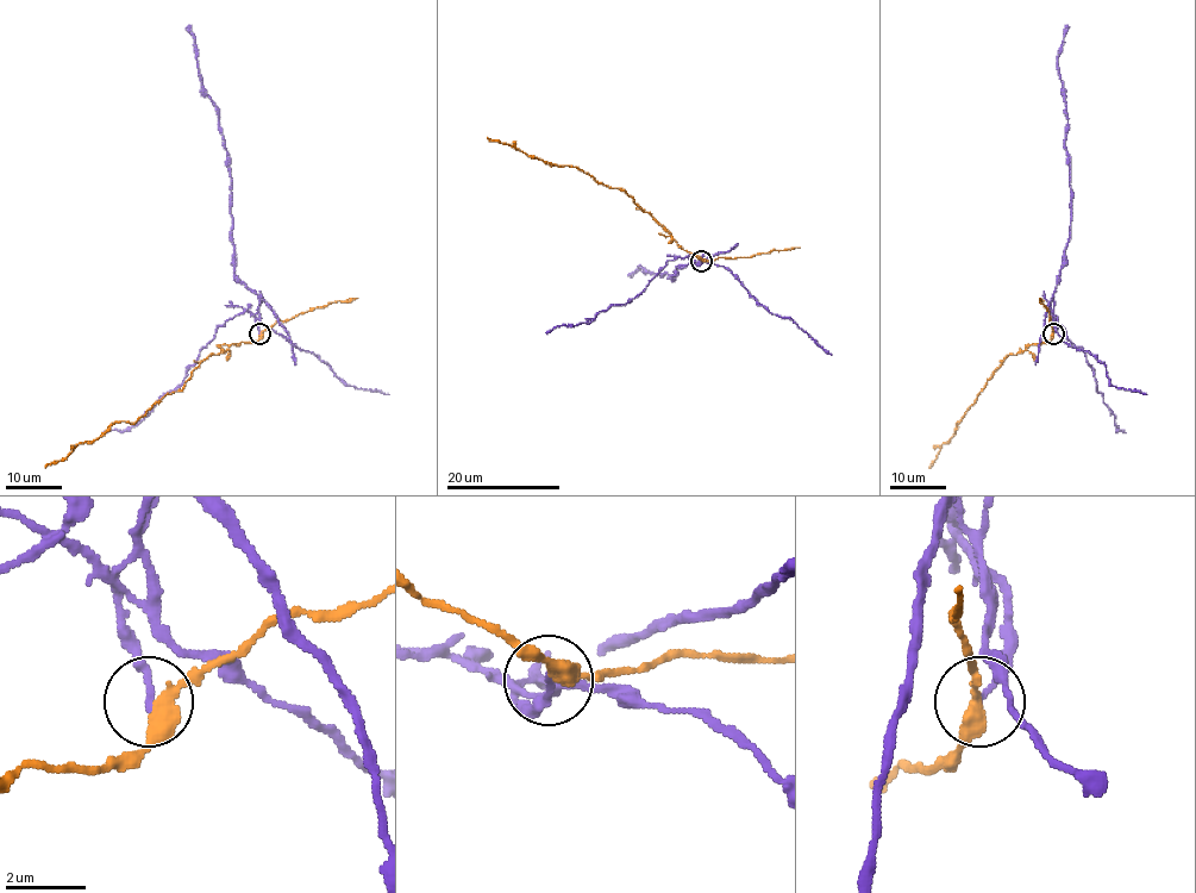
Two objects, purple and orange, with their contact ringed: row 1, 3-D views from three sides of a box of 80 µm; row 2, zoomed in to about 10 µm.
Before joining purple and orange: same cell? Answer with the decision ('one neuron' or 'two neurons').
two neurons

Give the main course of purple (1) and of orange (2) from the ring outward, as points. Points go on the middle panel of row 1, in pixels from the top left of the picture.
1: (701, 262), (681, 264), (672, 280), (667, 273), (647, 273), (640, 266), (632, 275)
2: (702, 262), (682, 249), (622, 189), (599, 183), (576, 167), (550, 166), (487, 137)

